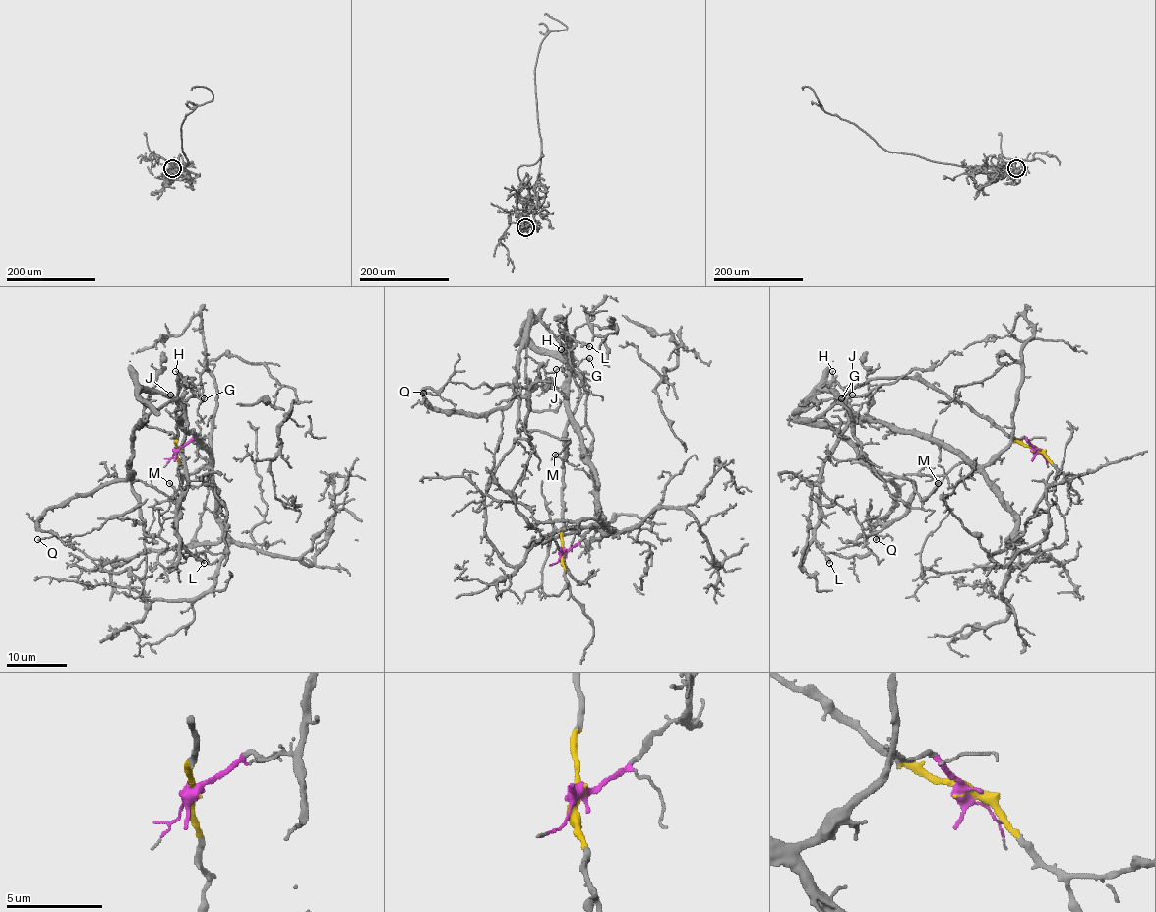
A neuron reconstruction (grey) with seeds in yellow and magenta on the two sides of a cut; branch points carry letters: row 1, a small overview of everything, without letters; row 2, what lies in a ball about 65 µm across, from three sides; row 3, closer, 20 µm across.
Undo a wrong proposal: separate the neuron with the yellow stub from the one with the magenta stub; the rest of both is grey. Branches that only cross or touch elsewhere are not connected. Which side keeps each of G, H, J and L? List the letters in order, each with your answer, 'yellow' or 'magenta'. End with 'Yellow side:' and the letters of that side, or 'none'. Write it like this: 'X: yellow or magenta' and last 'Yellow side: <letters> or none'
G: magenta
H: magenta
J: magenta
L: magenta
Yellow side: none

